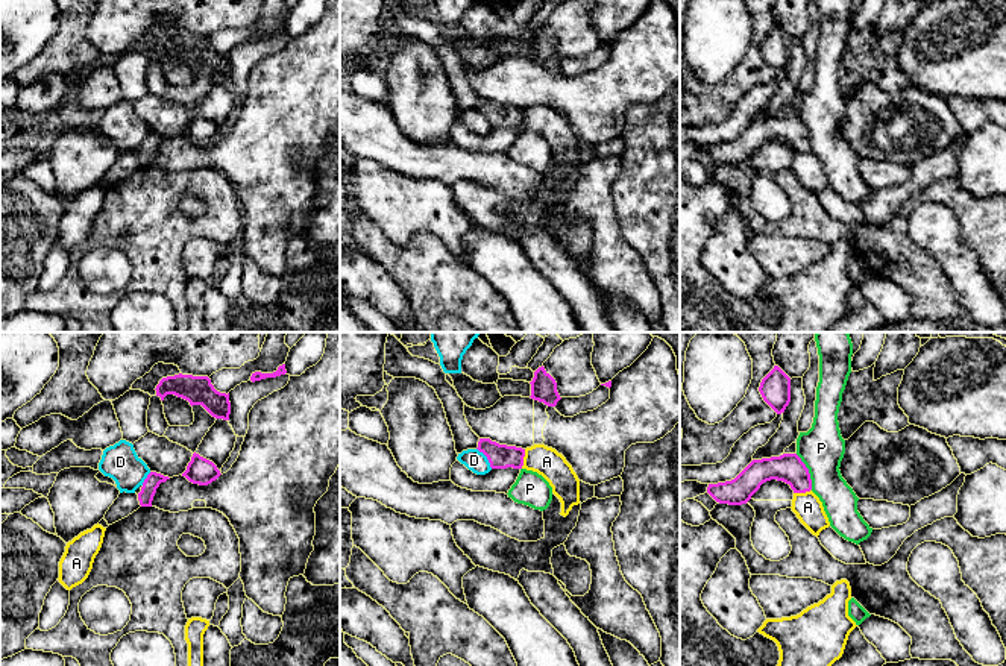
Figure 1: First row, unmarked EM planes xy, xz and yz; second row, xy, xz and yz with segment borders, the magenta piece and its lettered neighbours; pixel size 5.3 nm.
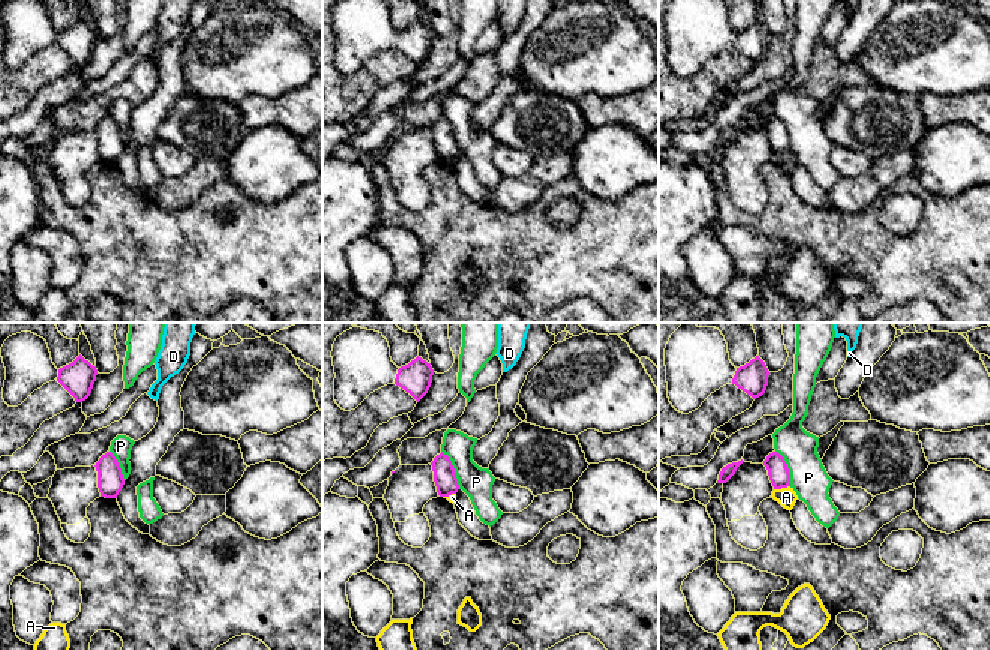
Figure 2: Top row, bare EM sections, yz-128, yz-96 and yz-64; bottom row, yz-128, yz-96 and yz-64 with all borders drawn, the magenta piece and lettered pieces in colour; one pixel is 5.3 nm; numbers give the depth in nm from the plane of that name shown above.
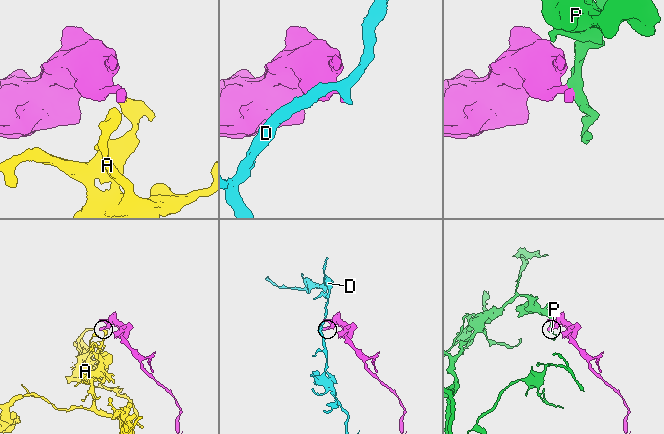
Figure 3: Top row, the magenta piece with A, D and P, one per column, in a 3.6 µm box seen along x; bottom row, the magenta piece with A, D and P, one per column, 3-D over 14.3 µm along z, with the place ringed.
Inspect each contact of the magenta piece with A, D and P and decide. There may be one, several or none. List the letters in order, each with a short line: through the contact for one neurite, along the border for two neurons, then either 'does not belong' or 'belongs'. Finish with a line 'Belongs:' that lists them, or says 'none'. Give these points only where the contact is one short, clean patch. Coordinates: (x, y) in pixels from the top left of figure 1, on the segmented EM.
A: line xz (525, 449), (521, 468); does not belong
D: line xz (477, 448), (492, 468); does not belong
P: line yz (795, 454), (807, 469), (812, 489); does not belong
Belongs: none

